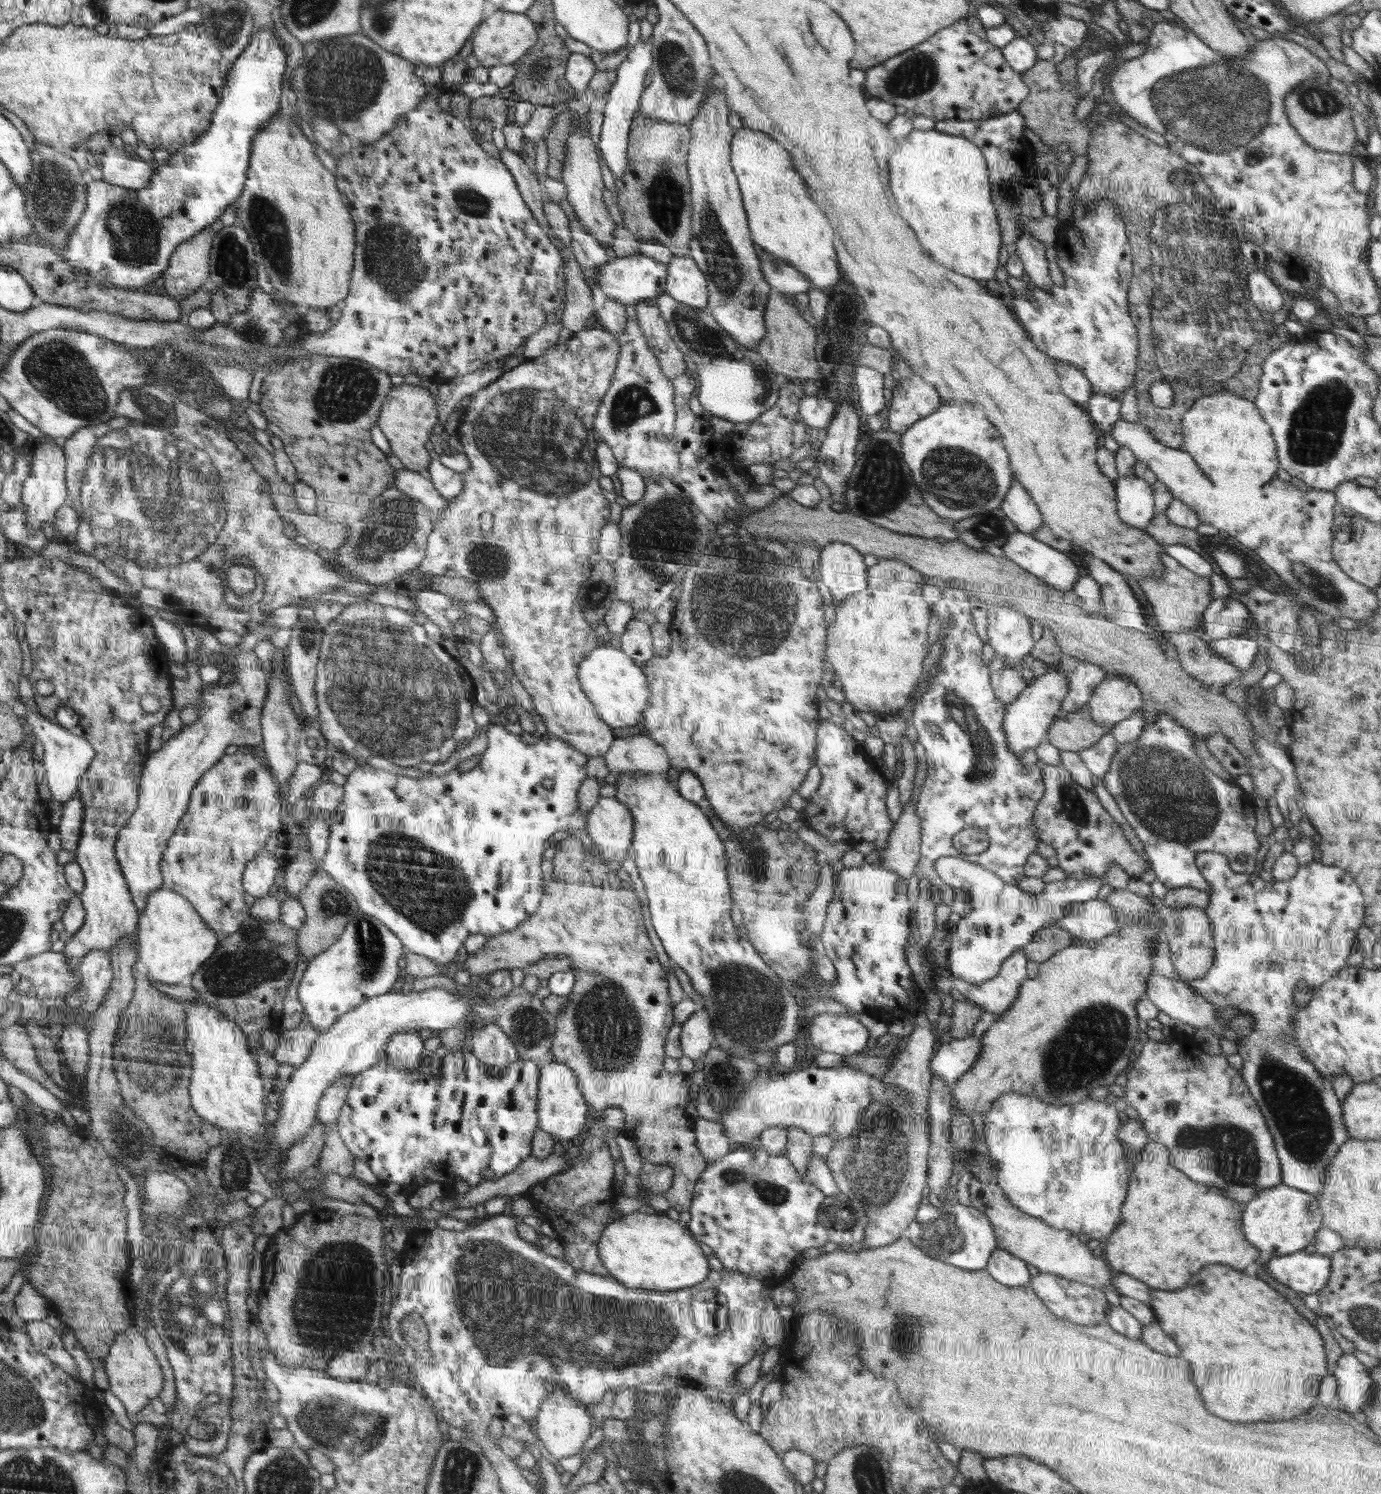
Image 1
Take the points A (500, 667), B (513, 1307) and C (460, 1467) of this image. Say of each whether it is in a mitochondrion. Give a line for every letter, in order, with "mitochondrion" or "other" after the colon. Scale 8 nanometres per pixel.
A: other
B: mitochondrion
C: mitochondrion

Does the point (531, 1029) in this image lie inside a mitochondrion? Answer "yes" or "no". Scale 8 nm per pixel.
yes

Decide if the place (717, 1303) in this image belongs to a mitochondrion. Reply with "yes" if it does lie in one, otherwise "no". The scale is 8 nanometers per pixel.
no

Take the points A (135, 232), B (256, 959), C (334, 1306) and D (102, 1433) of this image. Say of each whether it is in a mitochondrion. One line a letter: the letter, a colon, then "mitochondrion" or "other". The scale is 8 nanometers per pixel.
A: mitochondrion
B: mitochondrion
C: mitochondrion
D: other

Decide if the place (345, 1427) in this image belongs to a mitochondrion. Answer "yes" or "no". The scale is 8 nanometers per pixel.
yes

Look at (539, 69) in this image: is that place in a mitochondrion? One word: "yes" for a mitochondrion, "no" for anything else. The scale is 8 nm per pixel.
yes

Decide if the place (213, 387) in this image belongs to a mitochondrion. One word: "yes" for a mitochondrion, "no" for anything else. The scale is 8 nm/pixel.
no

